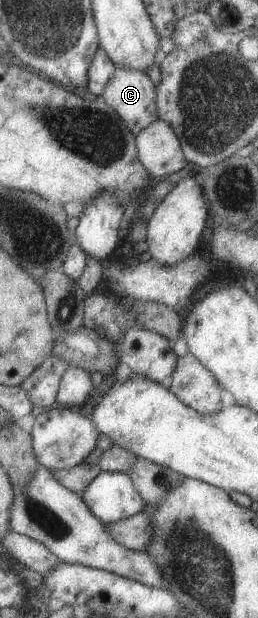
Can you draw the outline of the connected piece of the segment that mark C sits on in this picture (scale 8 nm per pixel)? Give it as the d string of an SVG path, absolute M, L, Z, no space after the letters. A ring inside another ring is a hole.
M116 66L100 97L134 135L157 120L154 85L141 70Z

